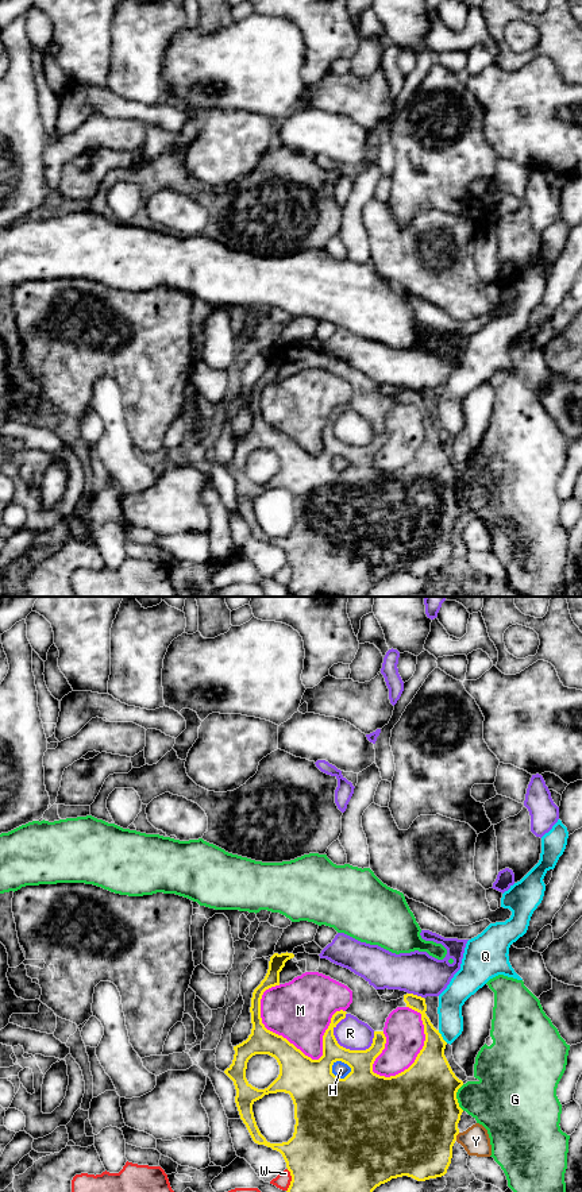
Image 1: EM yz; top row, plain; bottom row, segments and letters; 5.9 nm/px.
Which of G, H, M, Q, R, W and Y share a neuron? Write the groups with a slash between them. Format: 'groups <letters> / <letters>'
groups G / H M / Q / R / W / Y

